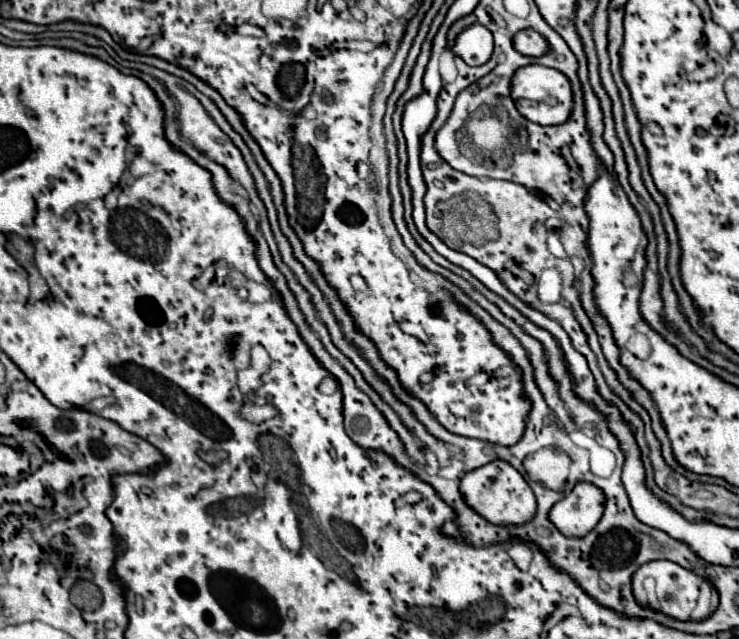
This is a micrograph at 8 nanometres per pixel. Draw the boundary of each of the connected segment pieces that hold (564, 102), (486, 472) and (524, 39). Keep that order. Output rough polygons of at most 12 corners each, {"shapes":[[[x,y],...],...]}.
{"shapes":[[[524,66],[512,98],[542,126],[572,116],[574,94],[560,70]],[[506,460],[464,474],[466,502],[492,524],[536,512],[526,478]],[[528,28],[514,36],[514,48],[524,56],[538,58],[550,44]]]}

